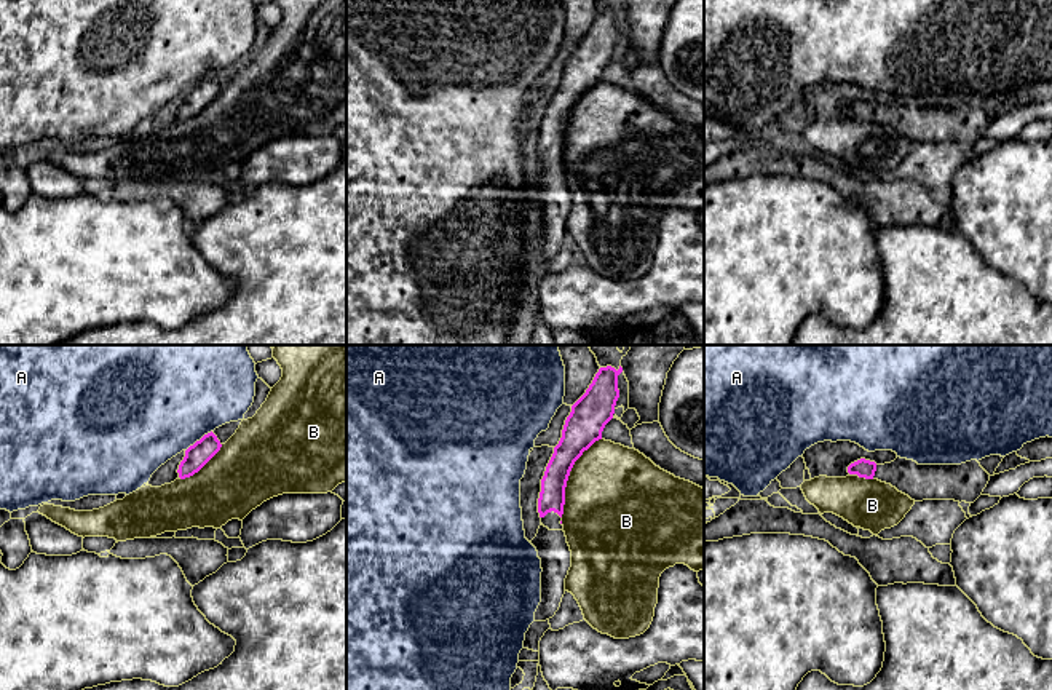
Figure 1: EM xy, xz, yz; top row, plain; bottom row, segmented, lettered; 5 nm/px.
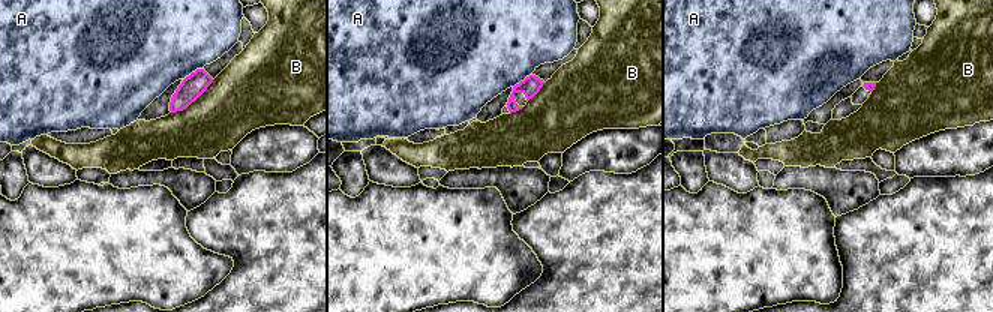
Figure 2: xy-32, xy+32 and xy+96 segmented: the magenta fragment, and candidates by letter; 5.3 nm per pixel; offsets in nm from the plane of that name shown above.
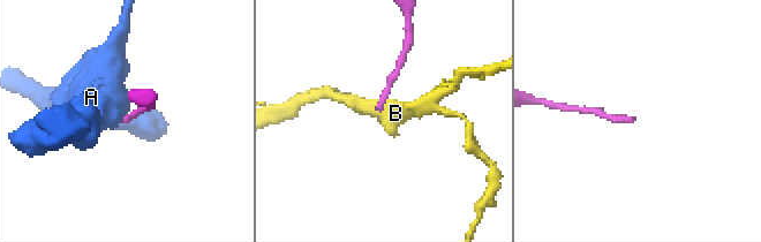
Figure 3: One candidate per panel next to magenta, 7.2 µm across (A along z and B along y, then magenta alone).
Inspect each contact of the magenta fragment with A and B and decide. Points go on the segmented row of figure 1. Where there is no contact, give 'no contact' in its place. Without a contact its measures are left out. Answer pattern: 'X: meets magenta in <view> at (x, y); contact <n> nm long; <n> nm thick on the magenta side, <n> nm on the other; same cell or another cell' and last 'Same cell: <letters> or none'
A: meets magenta in xy at (200, 440); contact 170 nm long; 120 nm thick on the magenta side, 500 nm on the other; another cell
B: meets magenta in xz at (569, 475); contact 440 nm long; 180 nm thick on the magenta side, 480 nm on the other; another cell
Same cell: none

